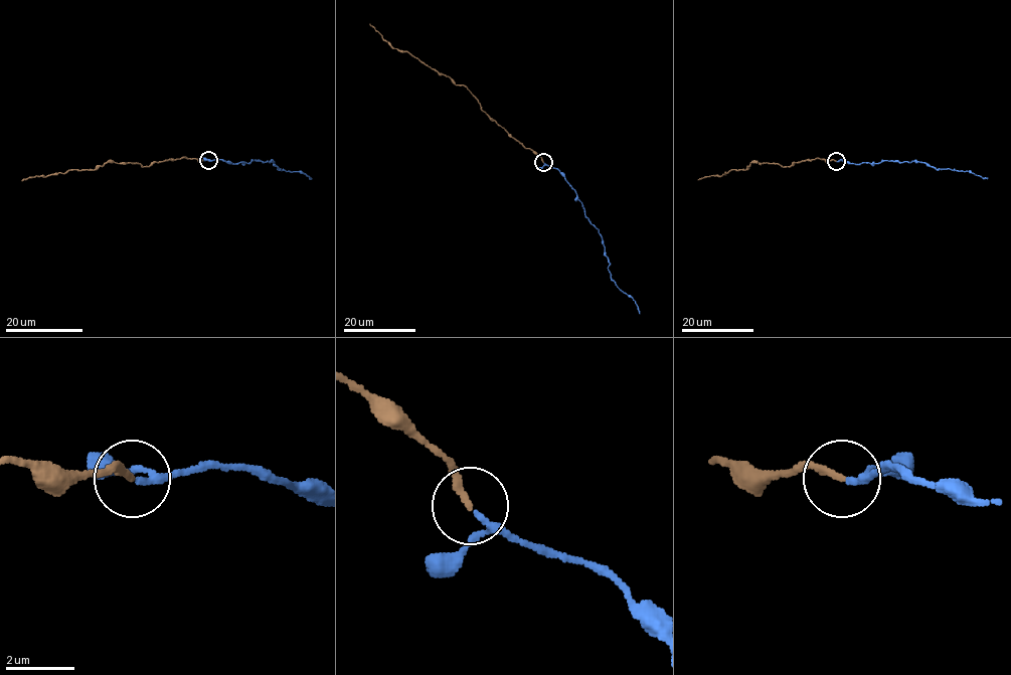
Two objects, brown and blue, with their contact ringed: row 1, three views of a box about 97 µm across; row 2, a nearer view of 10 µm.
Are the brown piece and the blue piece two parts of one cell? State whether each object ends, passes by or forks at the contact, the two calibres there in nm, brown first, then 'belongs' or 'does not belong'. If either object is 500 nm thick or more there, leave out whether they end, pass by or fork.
brown ends; blue passes by; calibres 200 and 160 nm; belongs

